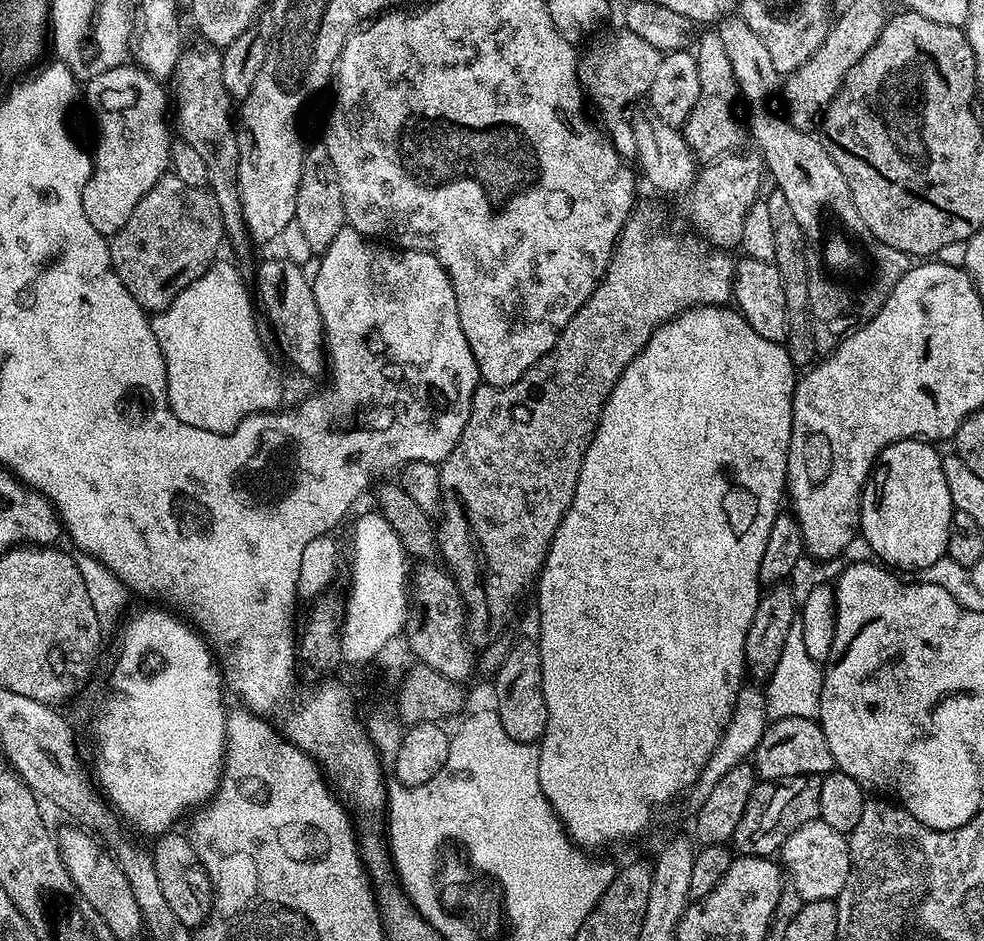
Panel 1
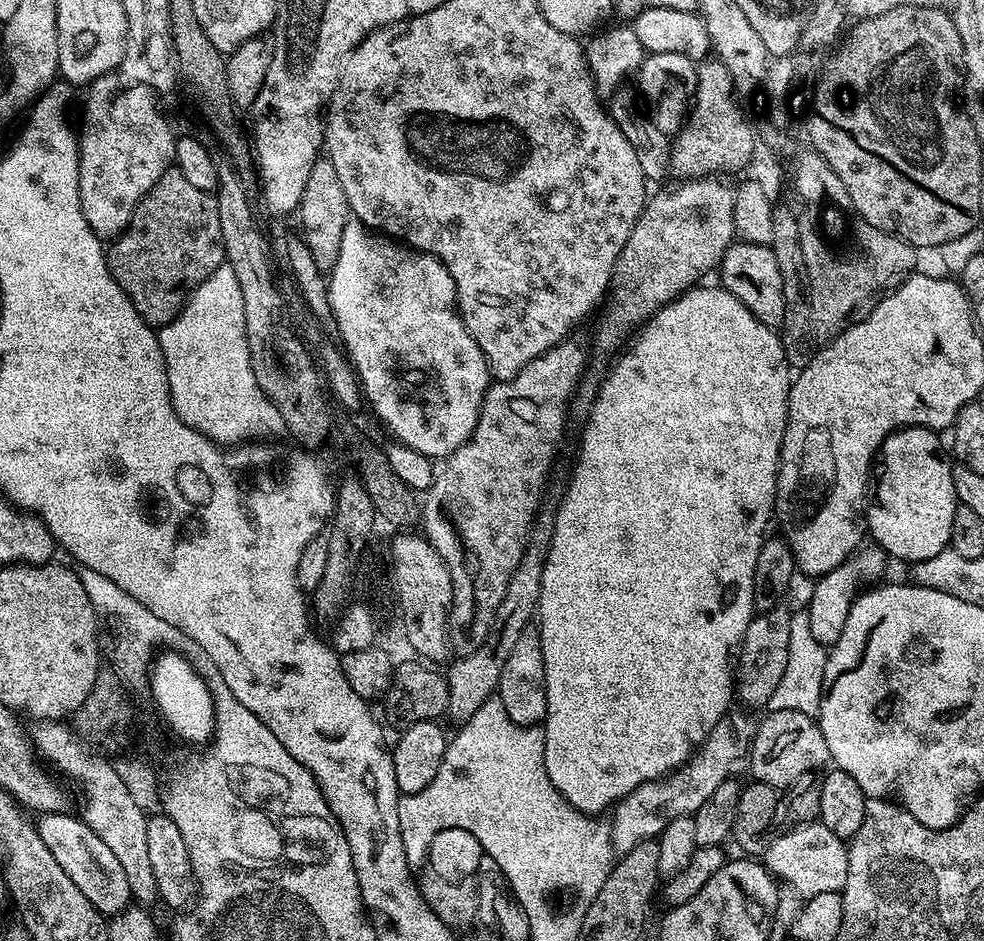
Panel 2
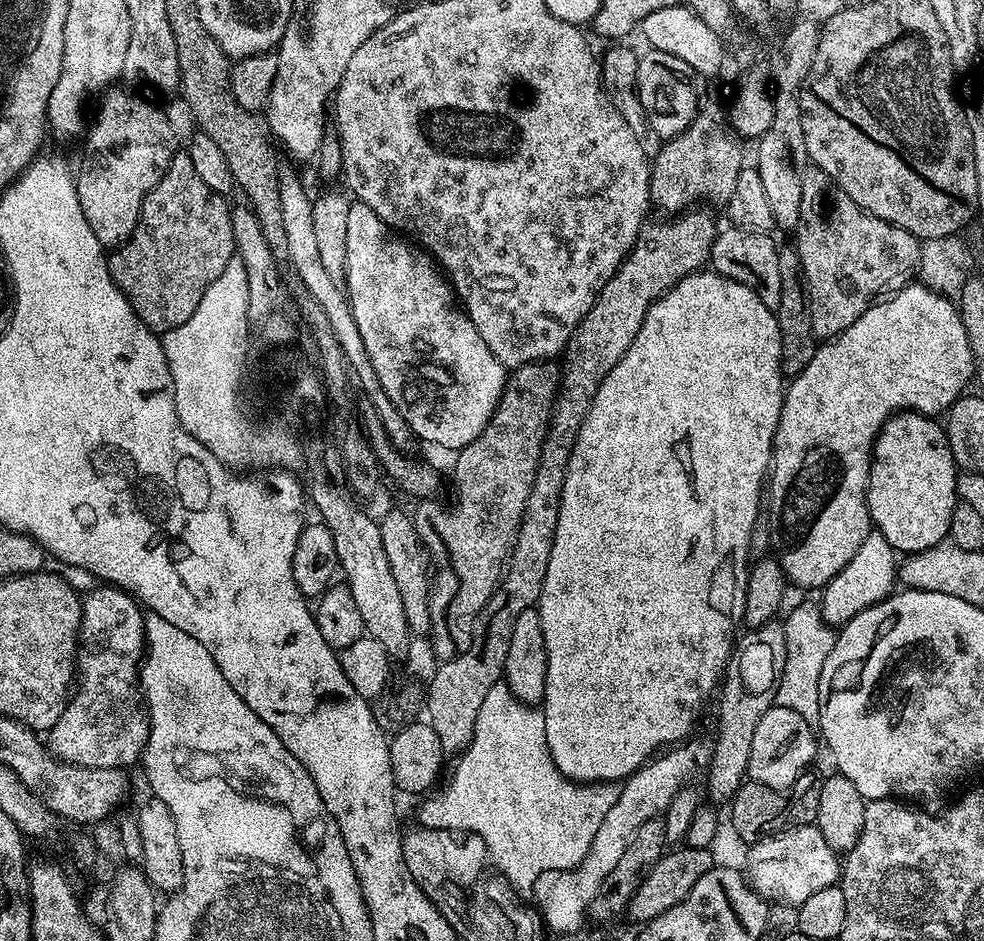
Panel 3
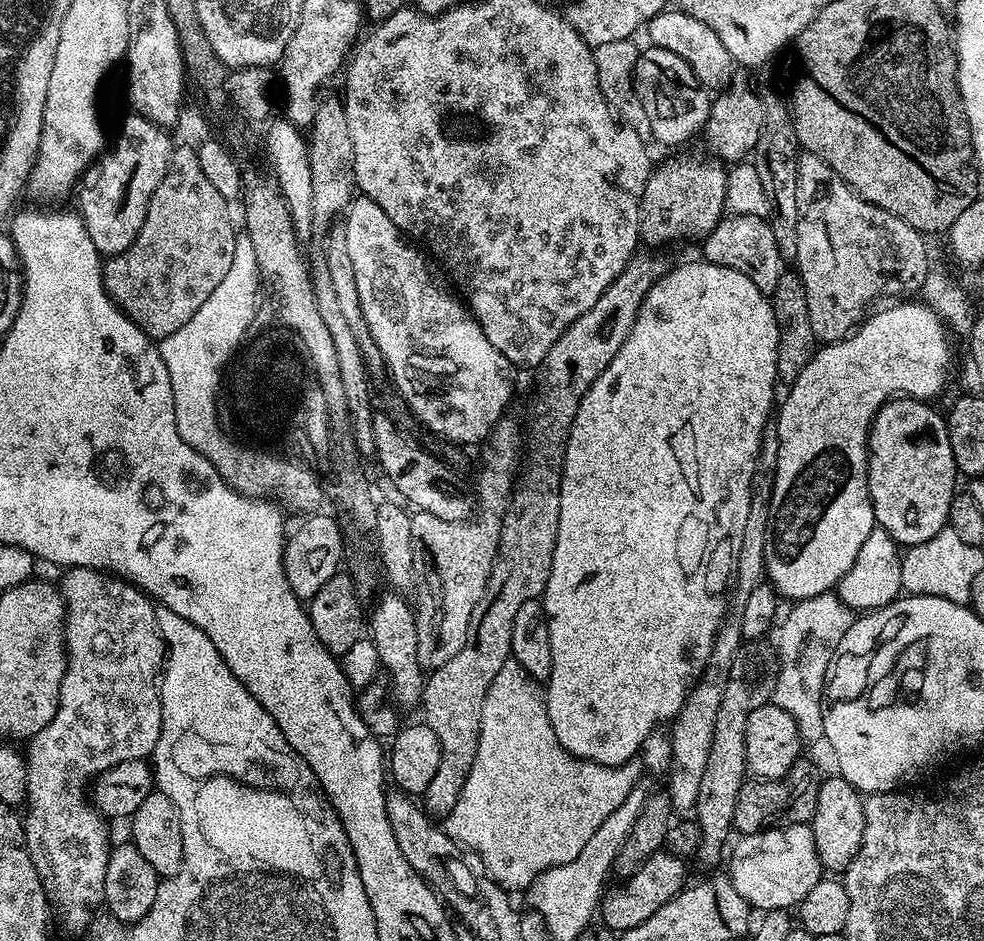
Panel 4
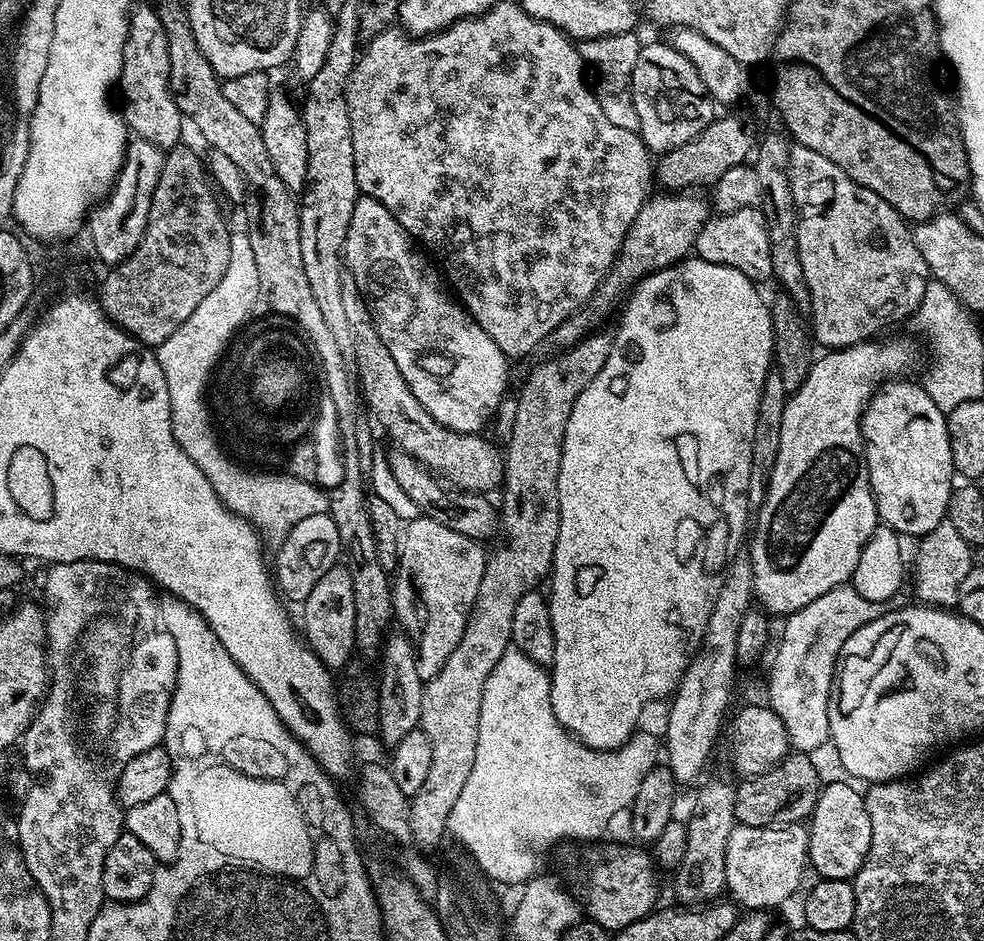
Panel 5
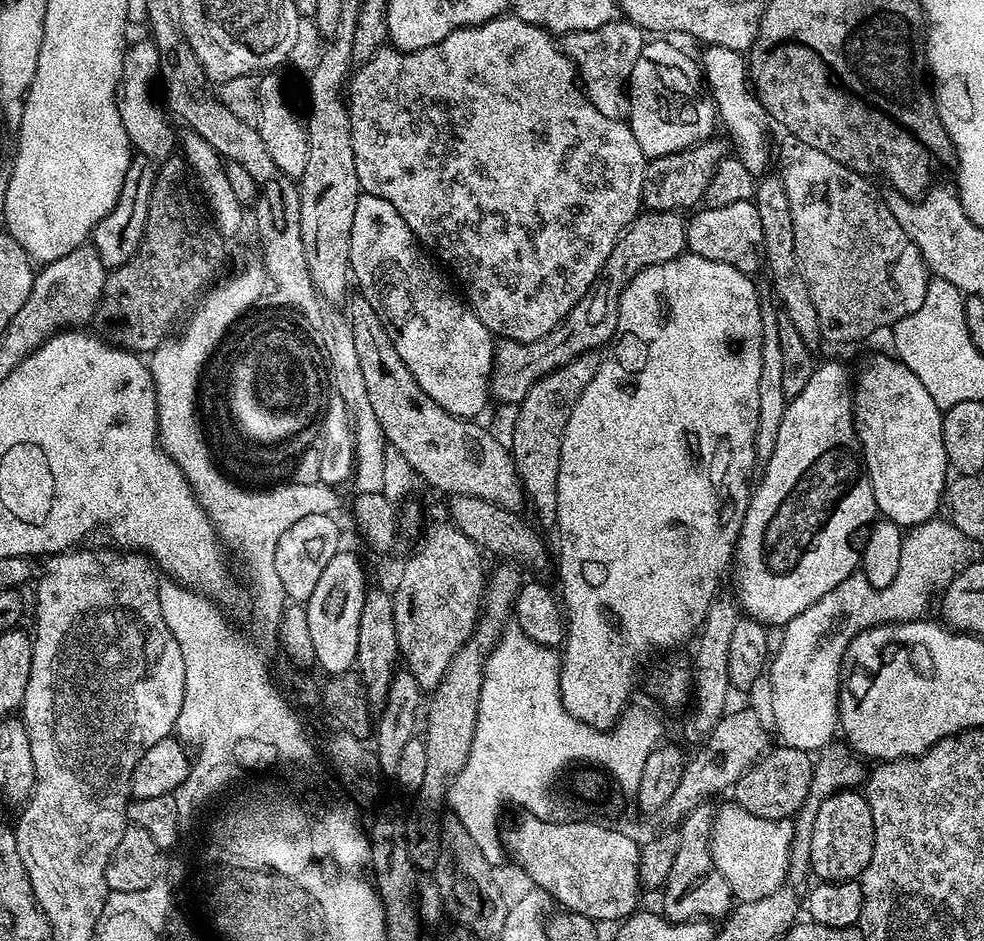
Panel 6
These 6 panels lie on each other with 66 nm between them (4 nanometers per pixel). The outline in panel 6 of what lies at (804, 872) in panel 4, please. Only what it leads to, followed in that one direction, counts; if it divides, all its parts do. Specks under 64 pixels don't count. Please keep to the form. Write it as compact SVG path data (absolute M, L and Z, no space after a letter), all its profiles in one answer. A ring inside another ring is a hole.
M729 802L715 809L712 818L714 866L726 878L737 901L766 898L785 885L792 849L794 824L791 819L767 820L750 814L741 804Z

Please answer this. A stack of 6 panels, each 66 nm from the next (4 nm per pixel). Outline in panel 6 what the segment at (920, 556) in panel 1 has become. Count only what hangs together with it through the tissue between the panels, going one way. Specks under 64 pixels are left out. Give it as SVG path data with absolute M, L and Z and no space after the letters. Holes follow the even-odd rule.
M876 356L861 370L860 381L855 381L852 393L852 420L856 424L856 437L860 439L864 467L868 469L879 515L907 530L933 519L939 508L941 511L950 469L946 446L942 446L942 411L934 404L918 375L900 359L889 356Z

